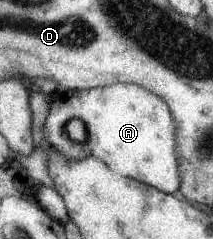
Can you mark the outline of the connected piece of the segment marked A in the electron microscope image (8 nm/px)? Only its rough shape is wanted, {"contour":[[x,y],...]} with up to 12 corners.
{"contour":[[144,87],[61,92],[45,146],[180,188],[172,113]]}

